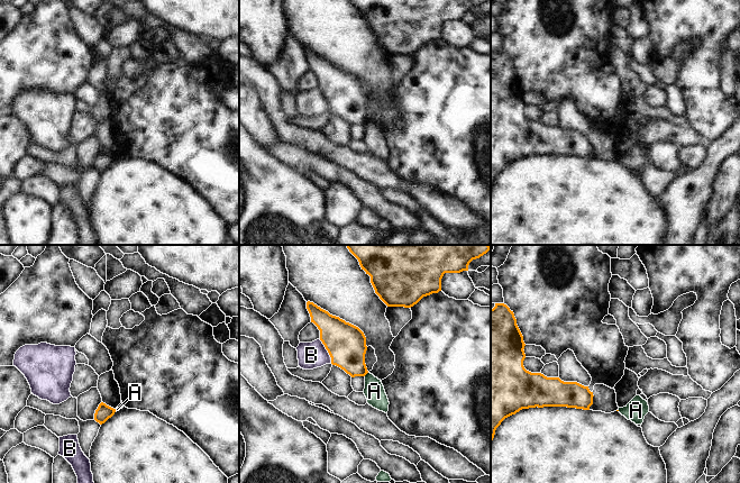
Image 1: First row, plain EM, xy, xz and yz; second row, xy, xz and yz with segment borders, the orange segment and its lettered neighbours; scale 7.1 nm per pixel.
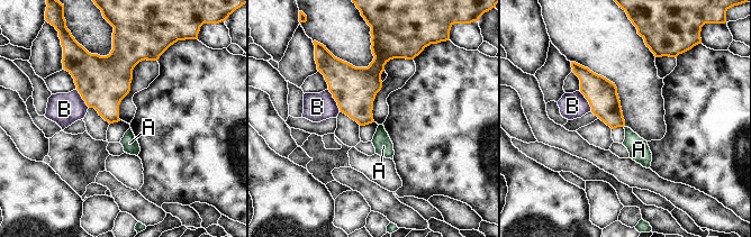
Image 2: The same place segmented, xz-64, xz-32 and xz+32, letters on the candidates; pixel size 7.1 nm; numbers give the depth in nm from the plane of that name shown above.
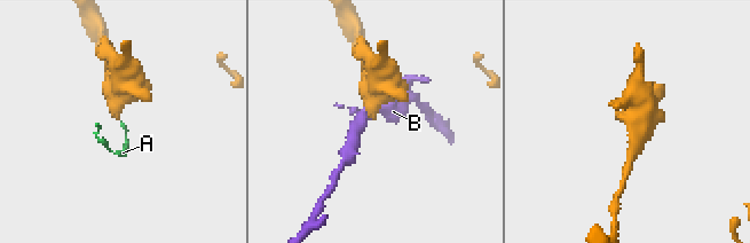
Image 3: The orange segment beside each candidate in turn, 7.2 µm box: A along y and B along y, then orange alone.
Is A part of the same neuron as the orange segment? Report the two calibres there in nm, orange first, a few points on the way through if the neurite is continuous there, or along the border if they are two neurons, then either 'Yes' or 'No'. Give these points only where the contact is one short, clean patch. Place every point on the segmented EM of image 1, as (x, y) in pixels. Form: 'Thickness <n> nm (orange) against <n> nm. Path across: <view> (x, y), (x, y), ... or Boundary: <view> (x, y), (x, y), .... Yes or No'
Thickness 280 nm (orange) against 150 nm. Boundary: xz (367, 372), (364, 375). No

